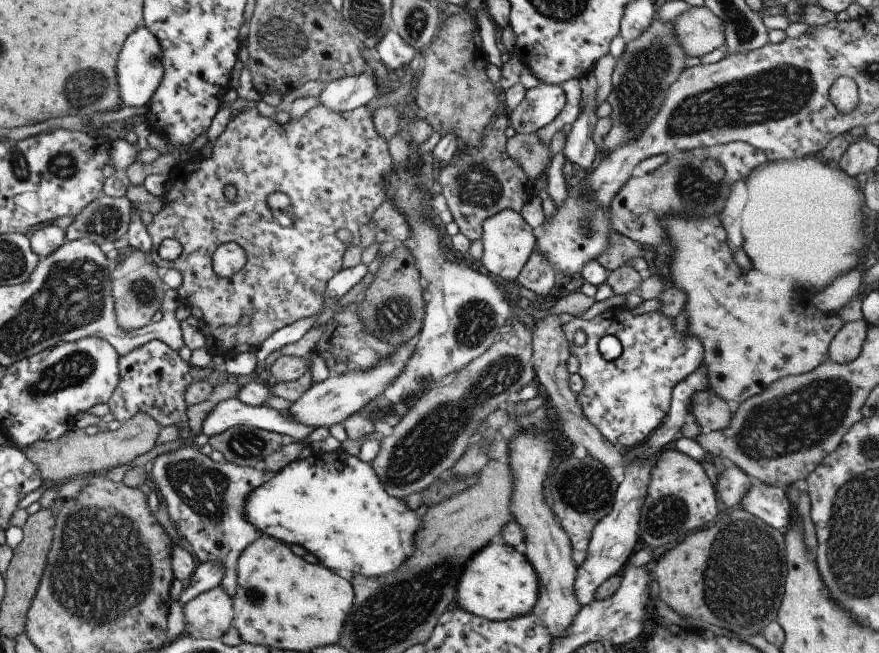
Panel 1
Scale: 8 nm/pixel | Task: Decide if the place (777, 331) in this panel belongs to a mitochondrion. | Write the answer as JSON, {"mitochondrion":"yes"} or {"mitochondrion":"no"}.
{"mitochondrion":"no"}

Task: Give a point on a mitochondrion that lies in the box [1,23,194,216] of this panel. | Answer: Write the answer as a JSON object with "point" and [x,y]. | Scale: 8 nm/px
{"point":[63,165]}

